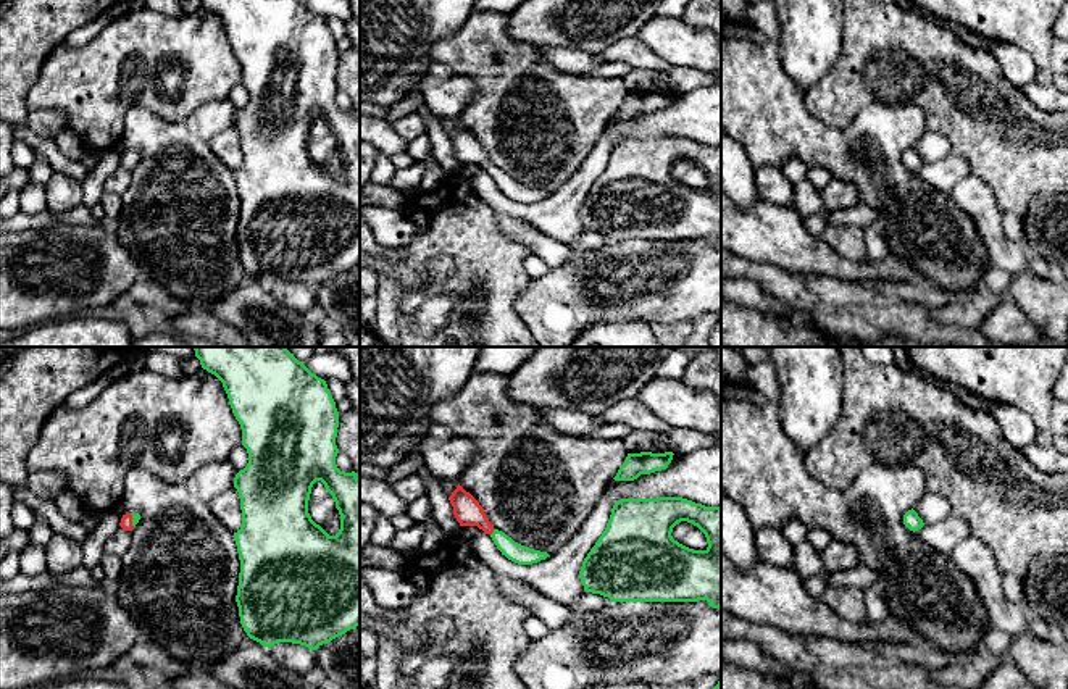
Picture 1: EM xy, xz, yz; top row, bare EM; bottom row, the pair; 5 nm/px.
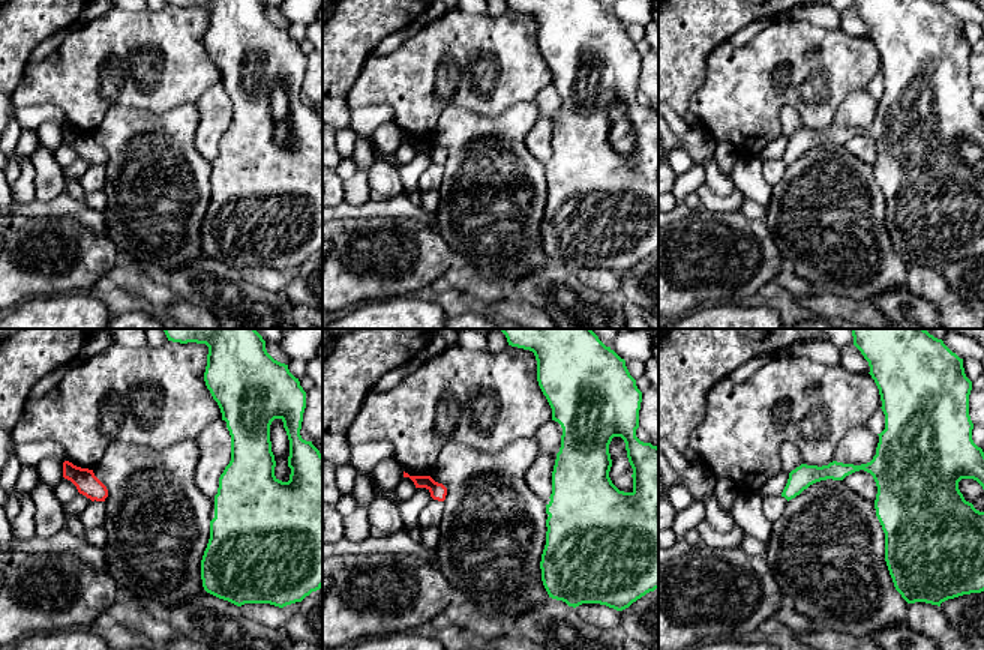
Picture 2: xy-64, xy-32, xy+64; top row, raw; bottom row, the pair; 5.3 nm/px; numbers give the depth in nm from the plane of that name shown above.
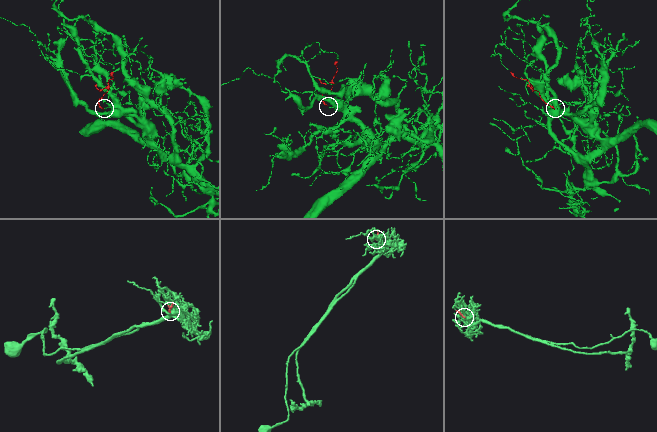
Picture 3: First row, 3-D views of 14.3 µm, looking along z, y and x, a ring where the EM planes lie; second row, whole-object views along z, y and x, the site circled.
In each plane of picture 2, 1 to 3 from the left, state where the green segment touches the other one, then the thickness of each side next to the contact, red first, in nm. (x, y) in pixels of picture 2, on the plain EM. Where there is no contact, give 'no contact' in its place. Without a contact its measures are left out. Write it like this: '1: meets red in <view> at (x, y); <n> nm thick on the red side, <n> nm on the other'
1: no contact
2: no contact
3: no contact

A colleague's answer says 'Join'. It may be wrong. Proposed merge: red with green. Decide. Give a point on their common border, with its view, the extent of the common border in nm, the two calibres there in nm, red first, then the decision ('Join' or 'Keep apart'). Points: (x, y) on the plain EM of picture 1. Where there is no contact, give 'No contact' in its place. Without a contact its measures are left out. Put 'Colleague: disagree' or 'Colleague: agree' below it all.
Touches red at xz (492, 170). Shared border 40 nm. Thickness 140 nm (red) against 100 nm. Join
Colleague: agree

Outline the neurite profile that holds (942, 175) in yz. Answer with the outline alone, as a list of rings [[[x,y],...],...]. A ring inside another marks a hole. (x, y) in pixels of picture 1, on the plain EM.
[[[949,155],[944,160],[924,163],[915,173],[936,190],[950,192],[960,179],[971,176],[971,168],[968,160]]]

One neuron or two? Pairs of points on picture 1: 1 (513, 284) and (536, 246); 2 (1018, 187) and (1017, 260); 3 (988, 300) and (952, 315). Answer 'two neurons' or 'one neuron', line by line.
1: two neurons
2: two neurons
3: one neuron

